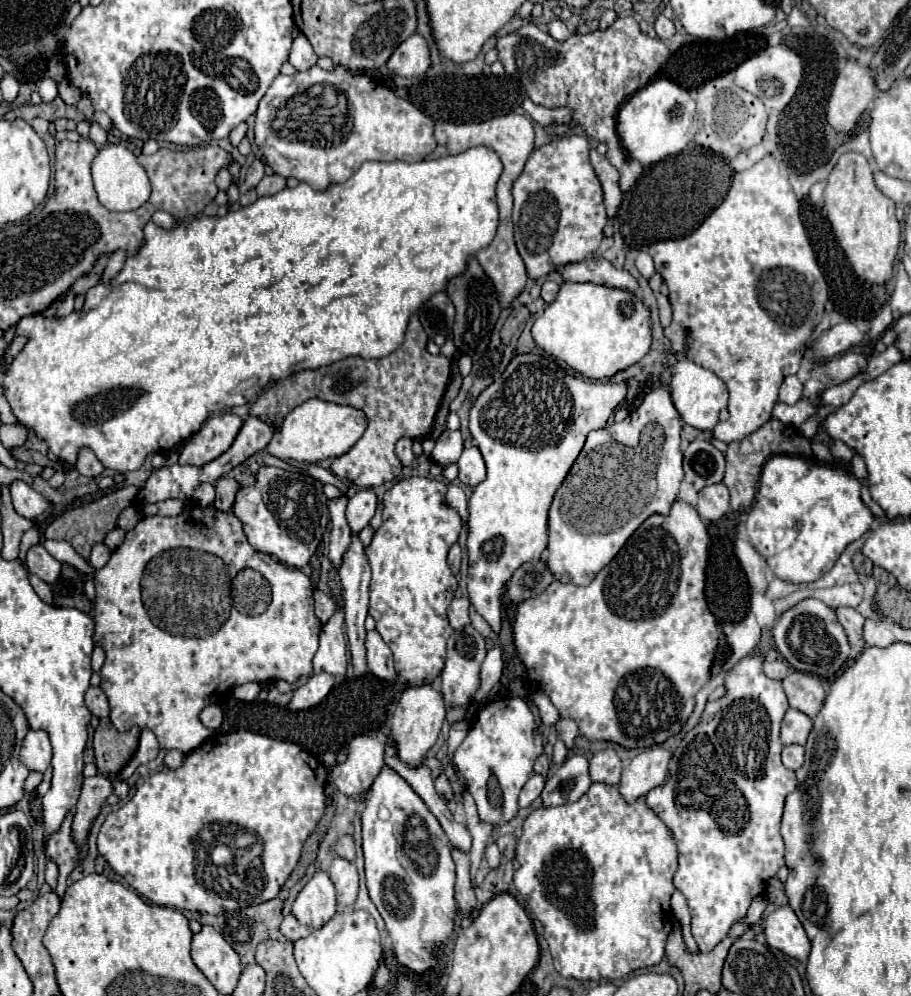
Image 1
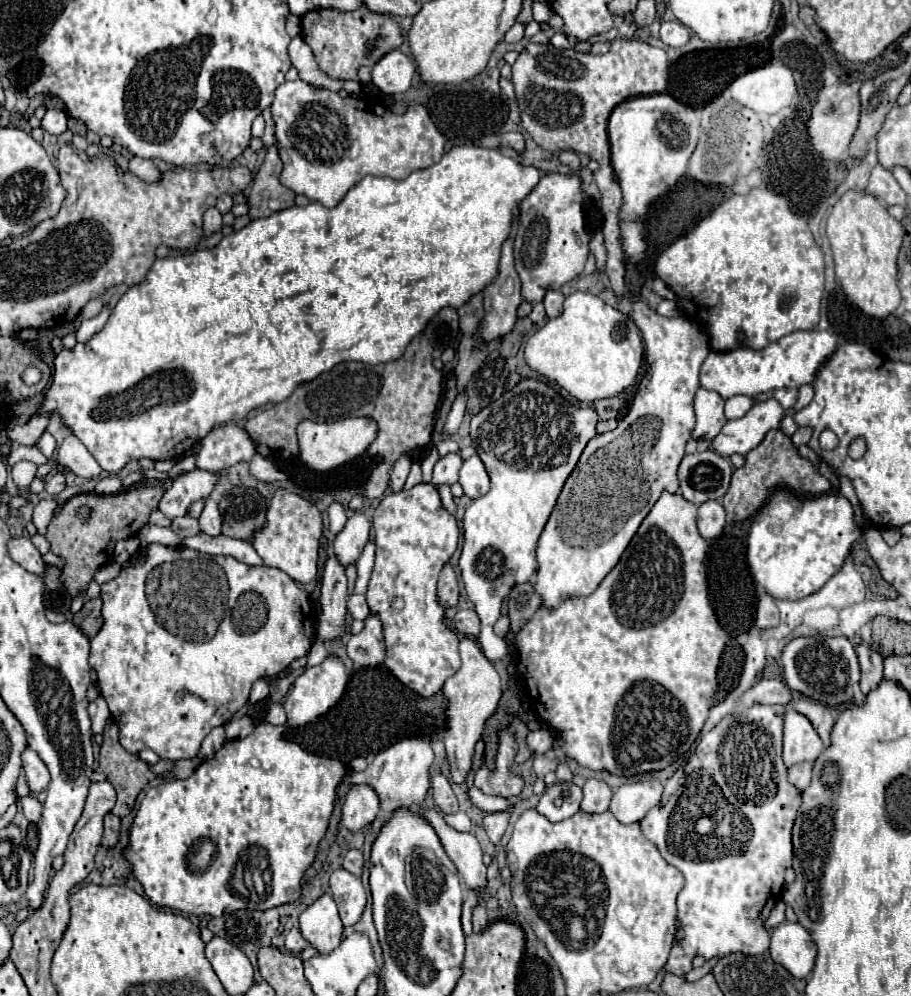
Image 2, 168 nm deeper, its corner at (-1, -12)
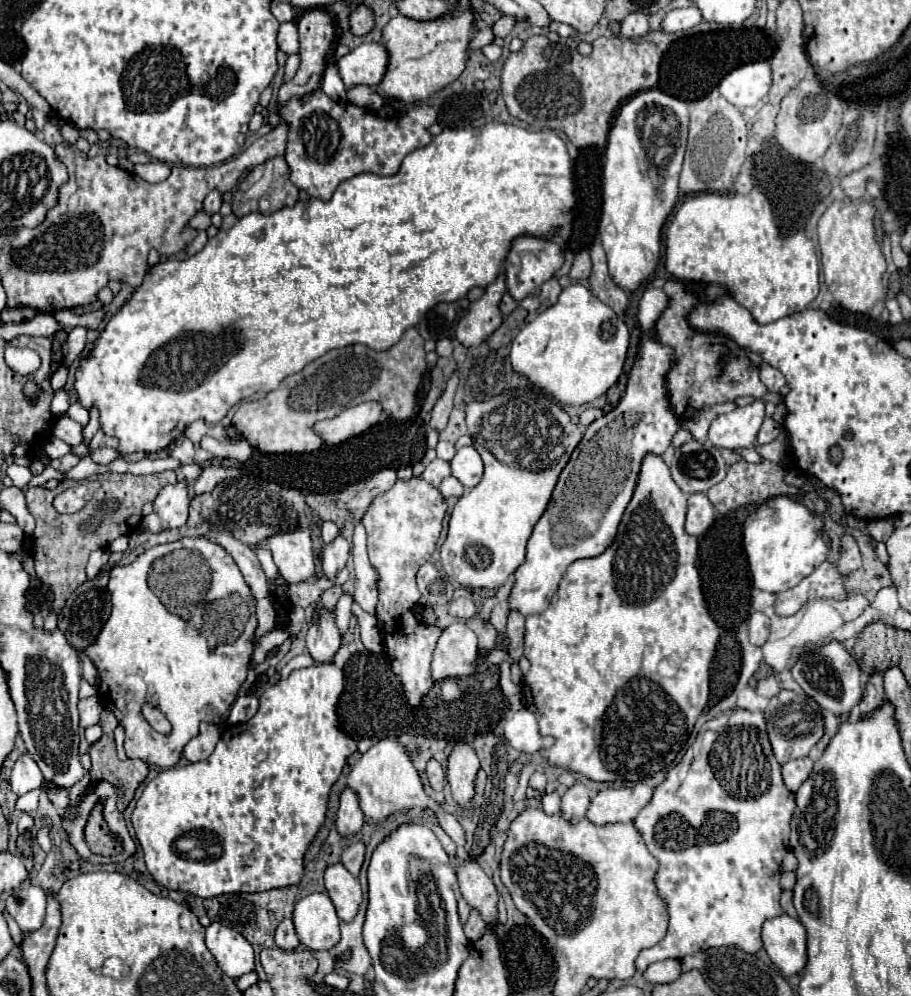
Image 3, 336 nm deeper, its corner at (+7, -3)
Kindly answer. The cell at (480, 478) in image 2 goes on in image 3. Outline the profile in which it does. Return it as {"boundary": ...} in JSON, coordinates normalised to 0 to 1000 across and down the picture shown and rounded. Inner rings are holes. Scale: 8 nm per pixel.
{"boundary":[[[519,448],[504,450],[499,460],[495,462],[495,472],[497,472],[497,478],[510,490],[519,490],[526,486],[526,482],[530,478],[530,462]]]}

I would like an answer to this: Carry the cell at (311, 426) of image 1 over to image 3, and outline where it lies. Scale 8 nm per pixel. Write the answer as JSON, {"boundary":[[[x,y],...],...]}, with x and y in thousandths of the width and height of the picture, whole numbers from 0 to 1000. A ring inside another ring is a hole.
{"boundary":[[[398,404],[394,408],[377,412],[372,418],[363,422],[348,424],[346,432],[352,436],[357,446],[372,446],[412,428],[418,416],[420,416],[420,408],[416,404]]]}

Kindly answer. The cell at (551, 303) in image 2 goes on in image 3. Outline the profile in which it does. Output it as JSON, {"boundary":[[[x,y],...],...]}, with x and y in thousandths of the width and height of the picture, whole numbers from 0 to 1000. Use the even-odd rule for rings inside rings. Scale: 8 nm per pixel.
{"boundary":[[[605,279],[600,281],[596,287],[594,287],[594,295],[592,295],[592,301],[596,307],[605,307],[611,303],[614,299],[614,293],[616,293],[616,287],[611,283],[611,279]]]}

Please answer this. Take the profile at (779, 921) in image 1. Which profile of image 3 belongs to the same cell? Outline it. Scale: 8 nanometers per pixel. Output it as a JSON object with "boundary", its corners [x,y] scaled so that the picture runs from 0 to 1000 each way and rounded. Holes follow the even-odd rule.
{"boundary":[[[857,918],[838,928],[838,950],[859,980],[877,978],[886,966],[884,932],[877,924]]]}

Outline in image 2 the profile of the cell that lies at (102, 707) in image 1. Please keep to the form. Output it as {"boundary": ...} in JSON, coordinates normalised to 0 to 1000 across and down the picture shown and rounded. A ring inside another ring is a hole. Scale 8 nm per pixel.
{"boundary":[[[106,700],[104,704],[98,706],[95,714],[98,714],[100,726],[102,726],[102,736],[113,736],[117,724],[120,724],[120,712],[117,712],[115,702],[113,700]]]}

